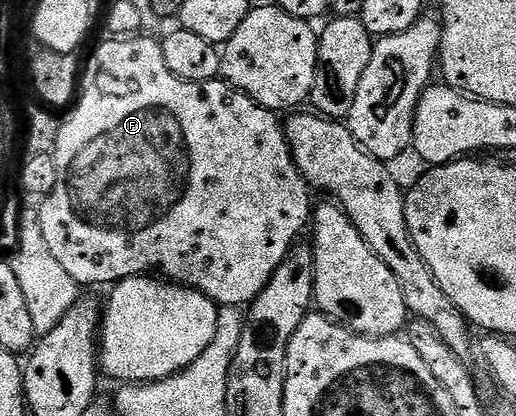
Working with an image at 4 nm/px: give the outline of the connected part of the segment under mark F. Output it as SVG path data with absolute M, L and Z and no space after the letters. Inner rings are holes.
M111 36L108 42L103 42L91 54L91 59L85 62L85 69L81 74L81 93L78 95L77 101L66 111L67 119L64 117L59 124L57 132L56 146L53 151L57 168L57 184L53 188L51 194L42 199L38 211L41 220L41 236L45 236L45 244L49 244L49 252L53 252L53 257L61 264L61 268L65 268L65 272L69 272L69 276L73 276L73 280L77 280L80 288L87 286L103 286L120 282L122 278L137 278L140 276L162 276L164 279L179 283L180 286L191 286L195 290L200 290L205 296L212 298L216 304L222 306L246 307L255 301L256 296L264 290L269 284L269 280L273 276L273 272L277 272L277 268L282 262L288 261L291 245L299 238L299 233L303 229L308 229L309 223L313 218L313 201L311 202L312 187L307 185L303 179L303 173L297 168L295 158L291 154L291 145L287 143L287 132L284 123L281 121L280 115L274 110L266 110L263 106L259 106L249 97L235 89L234 86L227 85L226 81L216 80L213 82L190 82L189 80L181 80L169 72L169 64L165 64L165 52L163 51L162 41L156 38L141 38L142 36Z

